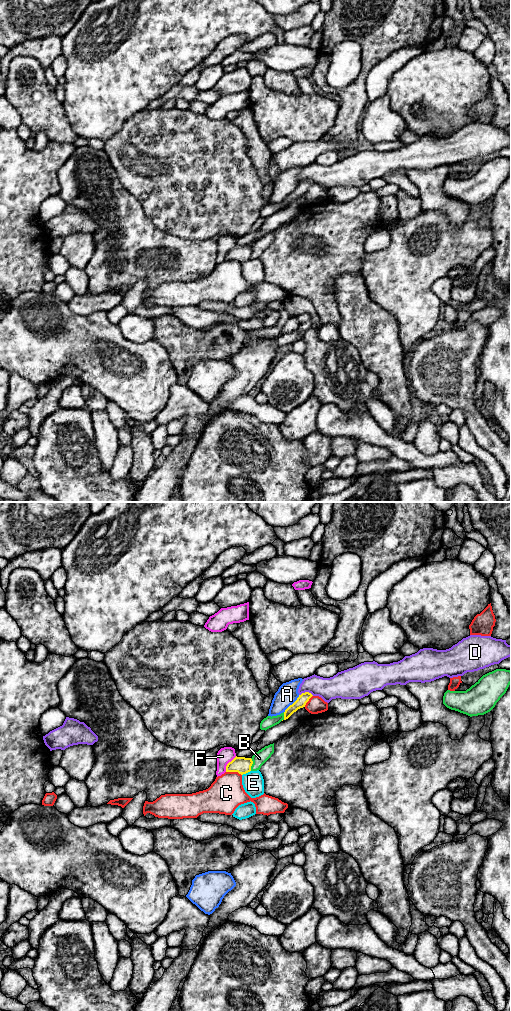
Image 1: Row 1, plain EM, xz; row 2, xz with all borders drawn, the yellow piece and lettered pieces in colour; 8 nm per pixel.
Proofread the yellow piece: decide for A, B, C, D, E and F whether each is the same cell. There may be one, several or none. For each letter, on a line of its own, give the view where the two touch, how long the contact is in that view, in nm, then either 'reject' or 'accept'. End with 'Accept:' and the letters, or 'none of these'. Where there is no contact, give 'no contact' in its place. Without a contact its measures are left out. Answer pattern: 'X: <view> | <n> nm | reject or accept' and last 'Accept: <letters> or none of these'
A: xz | 190 nm | reject
B: xz | 100 nm | reject
C: xz | 130 nm | reject
D: xz | 120 nm | reject
E: xz | 80 nm | reject
F: xz | 160 nm | reject
Accept: none of these

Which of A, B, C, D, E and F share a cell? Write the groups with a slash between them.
A / B / C / D / E F

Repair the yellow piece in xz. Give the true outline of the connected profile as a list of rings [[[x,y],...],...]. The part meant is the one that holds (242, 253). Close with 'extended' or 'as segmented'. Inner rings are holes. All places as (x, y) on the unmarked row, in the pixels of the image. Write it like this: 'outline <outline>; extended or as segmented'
outline [[[235,245],[226,254],[226,260],[238,260],[243,263],[251,259],[253,249],[251,246]]]; as segmented

